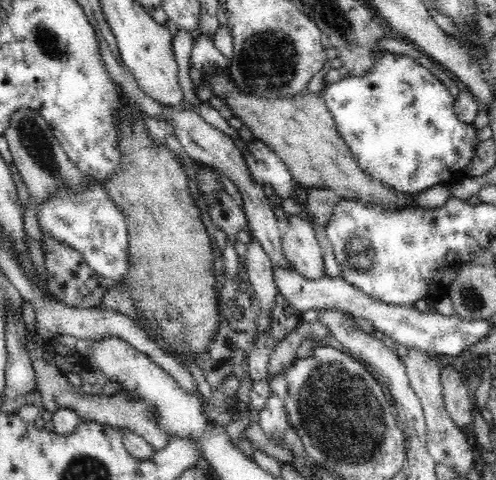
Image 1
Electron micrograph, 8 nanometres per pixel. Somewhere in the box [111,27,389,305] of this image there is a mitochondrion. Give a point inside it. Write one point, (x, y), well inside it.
(268, 61)

